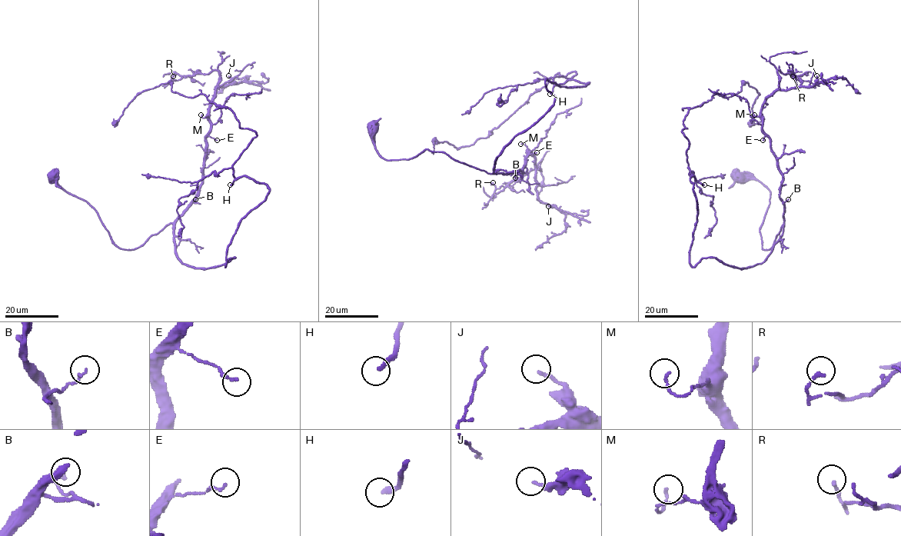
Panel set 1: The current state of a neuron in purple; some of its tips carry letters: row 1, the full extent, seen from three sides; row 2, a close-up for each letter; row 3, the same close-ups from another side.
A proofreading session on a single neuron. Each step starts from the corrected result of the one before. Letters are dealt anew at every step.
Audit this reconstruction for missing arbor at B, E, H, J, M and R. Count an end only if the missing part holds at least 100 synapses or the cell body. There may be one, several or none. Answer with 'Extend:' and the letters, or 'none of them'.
Extend: H

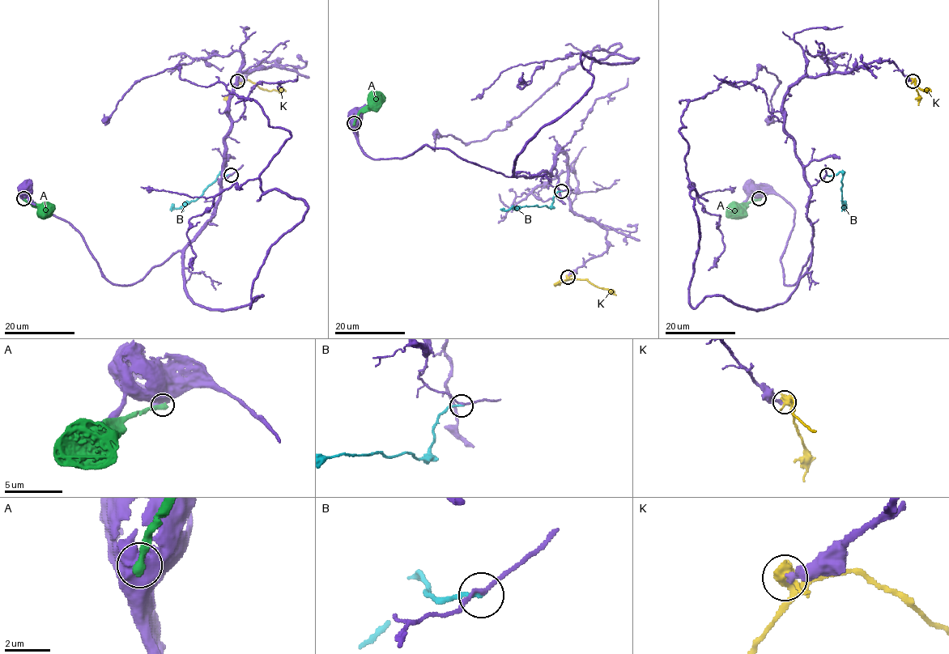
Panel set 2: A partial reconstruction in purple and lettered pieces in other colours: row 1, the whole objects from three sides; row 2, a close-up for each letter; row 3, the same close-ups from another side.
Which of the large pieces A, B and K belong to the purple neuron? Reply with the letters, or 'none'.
none

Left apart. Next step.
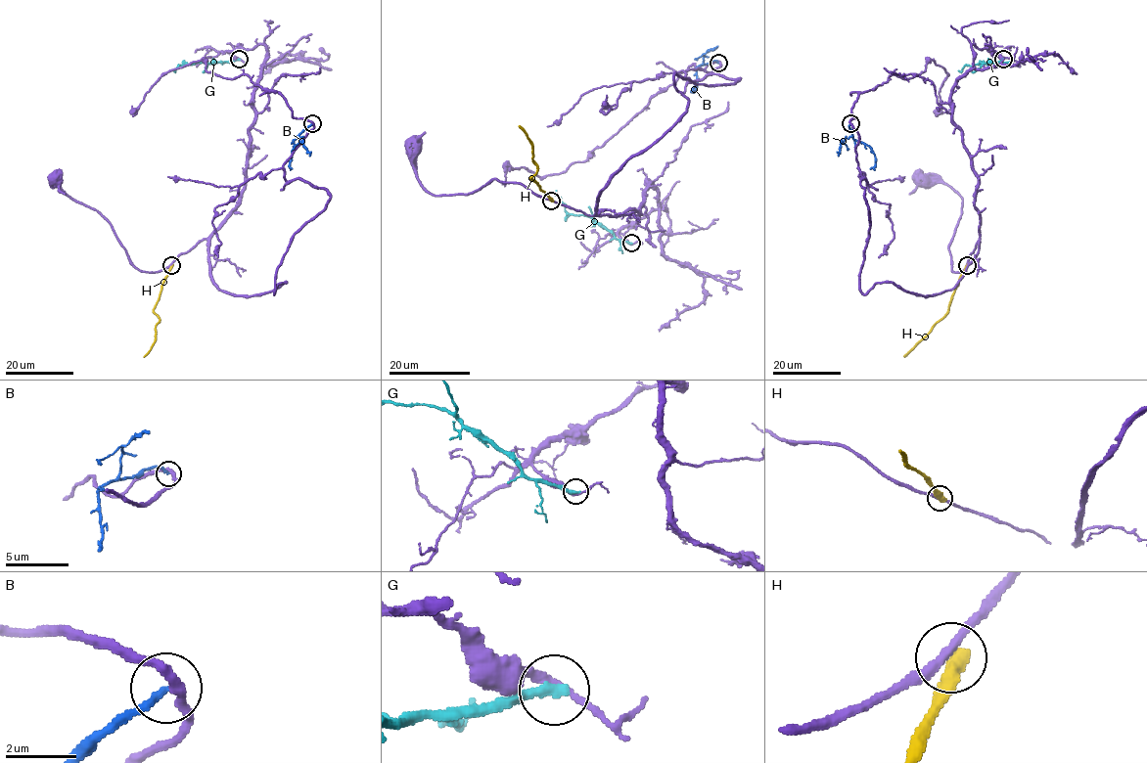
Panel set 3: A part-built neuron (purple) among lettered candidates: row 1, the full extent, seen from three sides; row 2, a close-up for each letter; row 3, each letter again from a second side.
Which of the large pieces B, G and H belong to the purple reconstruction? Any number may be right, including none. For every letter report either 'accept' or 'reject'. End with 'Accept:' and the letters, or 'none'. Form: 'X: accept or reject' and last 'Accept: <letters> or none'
B: reject
G: reject
H: reject
Accept: none

